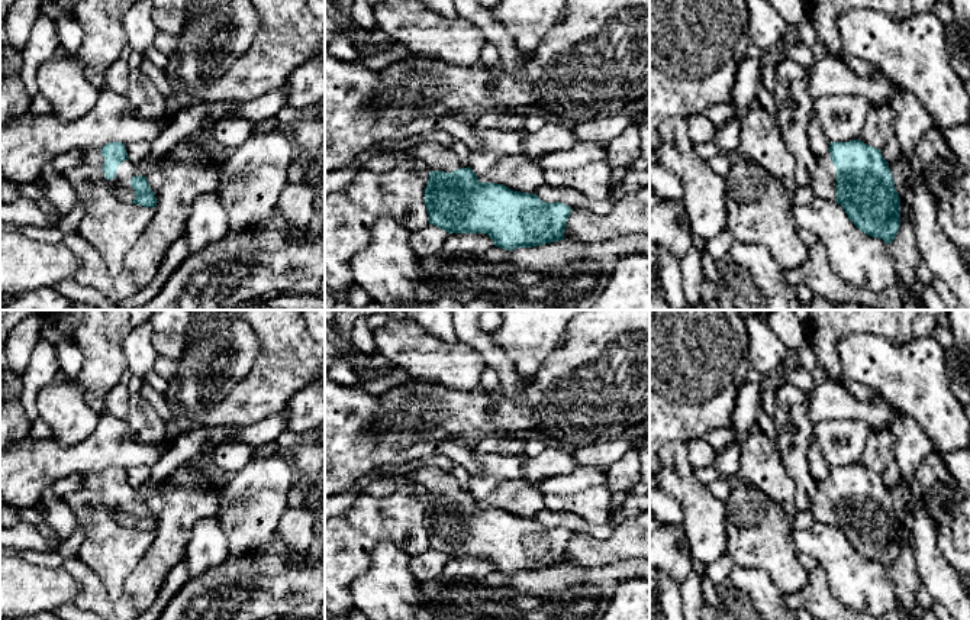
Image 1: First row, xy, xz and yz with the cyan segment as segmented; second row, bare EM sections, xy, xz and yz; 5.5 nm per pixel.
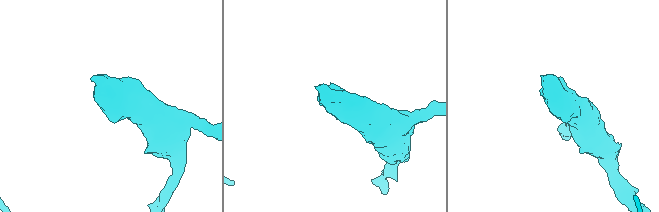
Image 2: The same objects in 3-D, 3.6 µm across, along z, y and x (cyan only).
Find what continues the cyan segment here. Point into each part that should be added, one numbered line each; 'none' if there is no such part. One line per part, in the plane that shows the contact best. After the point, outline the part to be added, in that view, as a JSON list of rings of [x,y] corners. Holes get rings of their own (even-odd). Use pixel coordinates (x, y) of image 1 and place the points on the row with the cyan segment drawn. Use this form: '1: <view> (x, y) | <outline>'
1: xy (121, 187) | [[[126,159],[119,165],[116,177],[106,180],[106,183],[119,201],[130,203],[136,198],[130,180],[138,175],[136,165]]]

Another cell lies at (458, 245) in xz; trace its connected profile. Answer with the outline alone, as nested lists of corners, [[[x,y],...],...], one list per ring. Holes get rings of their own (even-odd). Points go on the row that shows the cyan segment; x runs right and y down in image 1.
[[[449,233],[444,243],[444,254],[449,259],[478,256],[494,246],[487,233]]]

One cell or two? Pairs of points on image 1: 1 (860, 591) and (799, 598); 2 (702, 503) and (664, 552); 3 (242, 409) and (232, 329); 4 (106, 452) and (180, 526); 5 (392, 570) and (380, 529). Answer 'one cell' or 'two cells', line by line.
1: two cells
2: two cells
3: two cells
4: two cells
5: two cells

